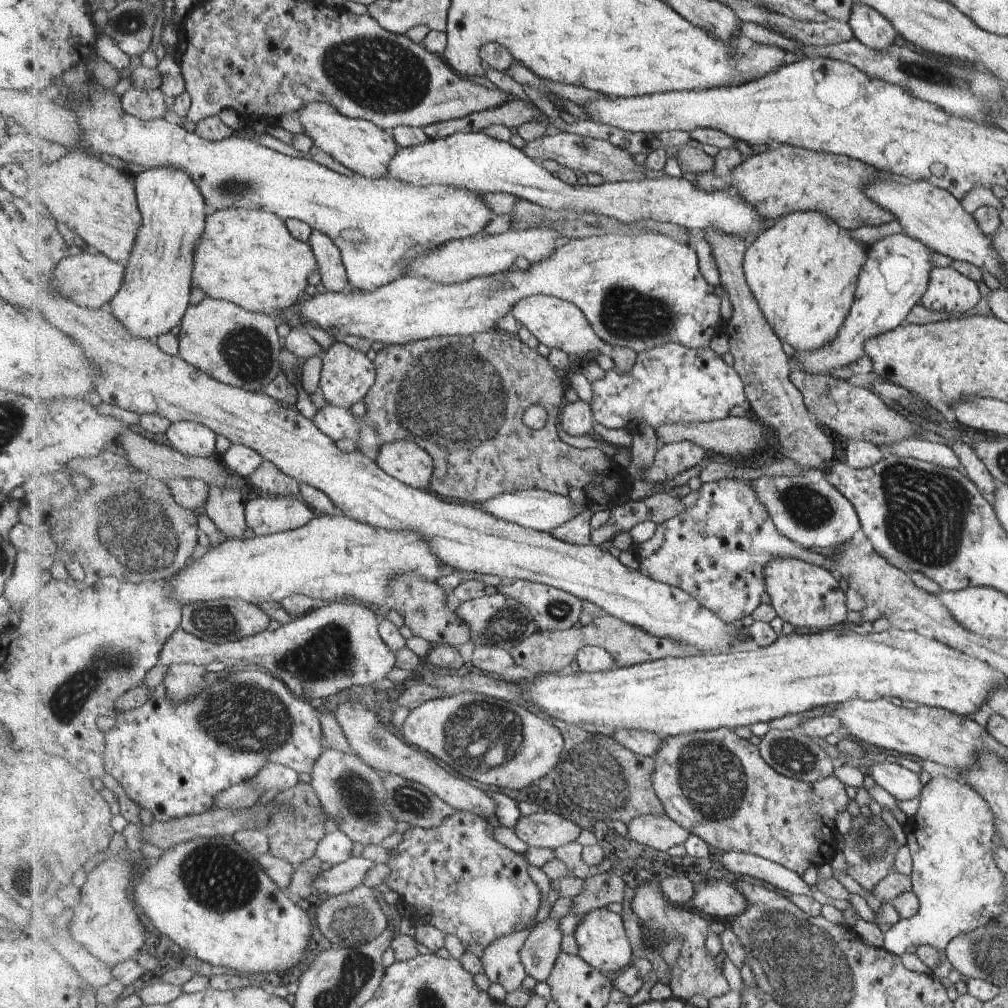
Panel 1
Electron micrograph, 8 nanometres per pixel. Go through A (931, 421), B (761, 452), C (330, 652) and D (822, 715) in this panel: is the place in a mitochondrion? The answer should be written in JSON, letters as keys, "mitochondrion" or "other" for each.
{"A":"other","B":"other","C":"mitochondrion","D":"other"}

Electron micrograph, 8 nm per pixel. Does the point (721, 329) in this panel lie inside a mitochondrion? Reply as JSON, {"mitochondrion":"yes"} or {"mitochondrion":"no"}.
{"mitochondrion":"no"}

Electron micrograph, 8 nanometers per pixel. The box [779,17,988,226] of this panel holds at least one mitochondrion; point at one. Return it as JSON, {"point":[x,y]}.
{"point":[944,76]}

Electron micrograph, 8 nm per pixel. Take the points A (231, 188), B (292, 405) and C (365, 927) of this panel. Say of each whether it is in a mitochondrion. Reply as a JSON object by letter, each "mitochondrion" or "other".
{"A":"mitochondrion","B":"other","C":"mitochondrion"}

